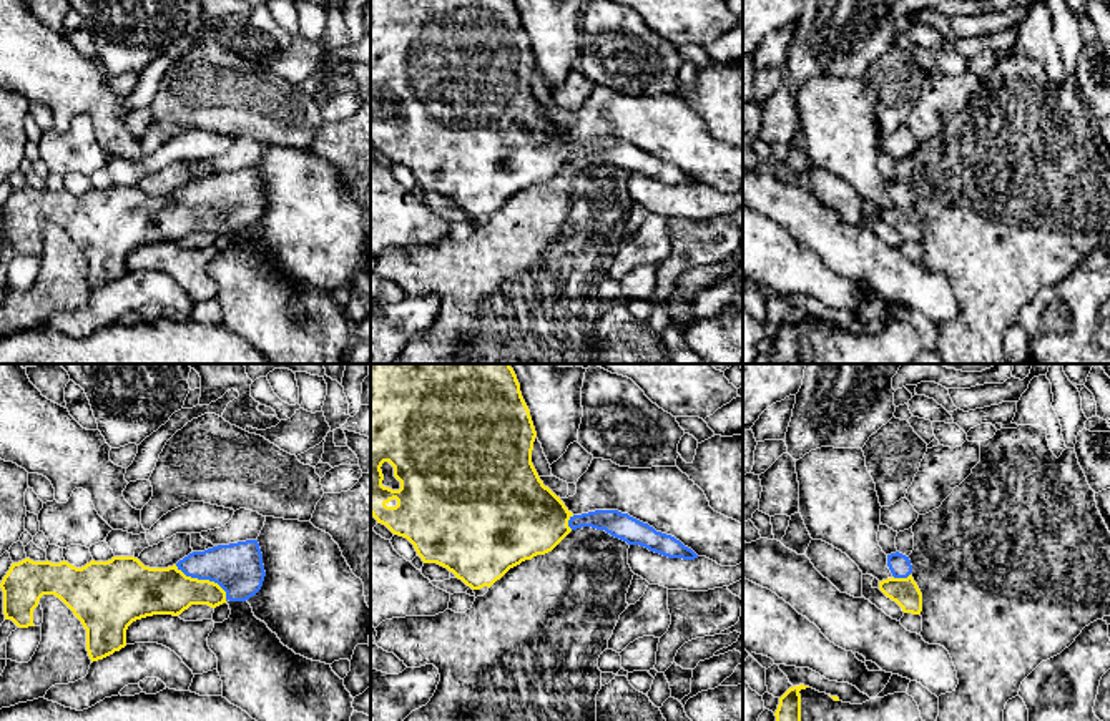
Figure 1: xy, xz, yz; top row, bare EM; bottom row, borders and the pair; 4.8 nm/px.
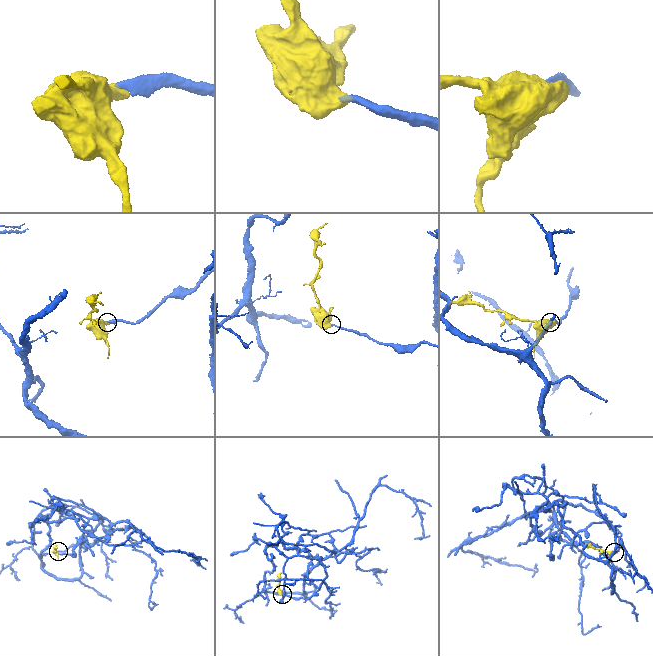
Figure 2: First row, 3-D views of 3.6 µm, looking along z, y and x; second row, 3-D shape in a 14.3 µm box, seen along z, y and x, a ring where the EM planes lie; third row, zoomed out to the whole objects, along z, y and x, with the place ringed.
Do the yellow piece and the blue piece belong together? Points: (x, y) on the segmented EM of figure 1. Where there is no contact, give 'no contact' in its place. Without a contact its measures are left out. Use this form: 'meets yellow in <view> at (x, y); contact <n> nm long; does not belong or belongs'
meets yellow in xy at (203, 580); contact 300 nm long; belongs

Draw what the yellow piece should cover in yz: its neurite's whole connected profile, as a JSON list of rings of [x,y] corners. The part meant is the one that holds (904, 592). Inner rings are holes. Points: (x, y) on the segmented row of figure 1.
[[[896,552],[887,555],[891,578],[879,581],[879,590],[896,601],[904,613],[921,615],[922,593],[912,578],[912,565],[909,557]]]

